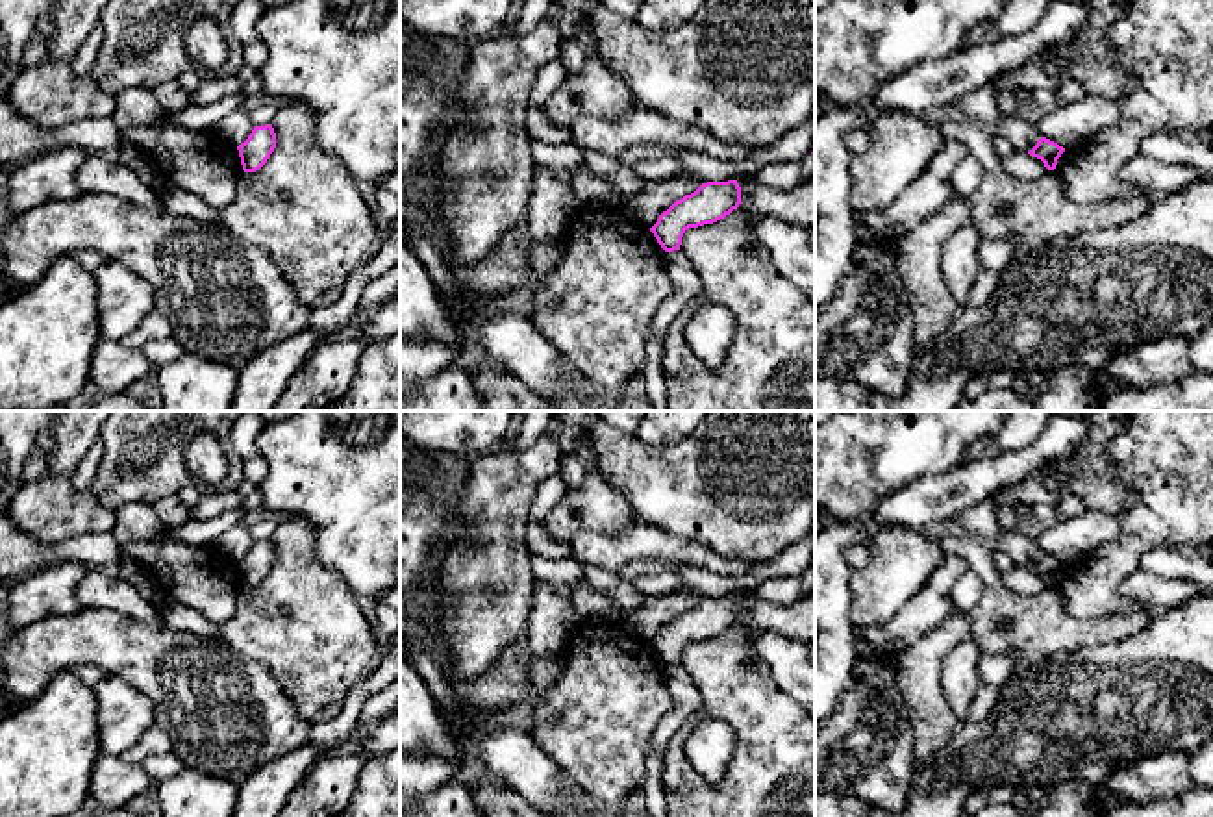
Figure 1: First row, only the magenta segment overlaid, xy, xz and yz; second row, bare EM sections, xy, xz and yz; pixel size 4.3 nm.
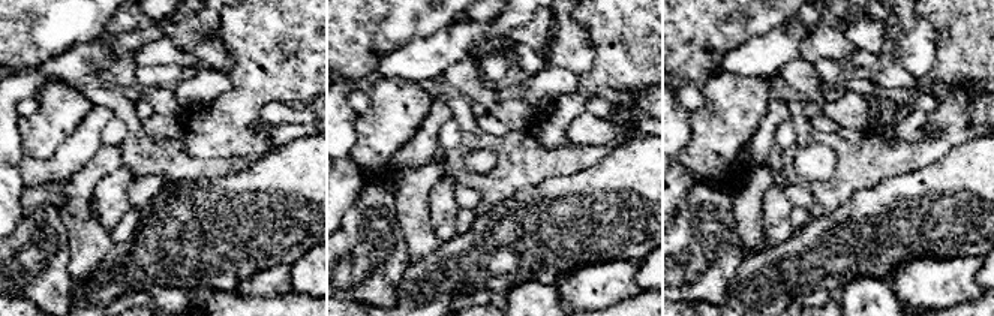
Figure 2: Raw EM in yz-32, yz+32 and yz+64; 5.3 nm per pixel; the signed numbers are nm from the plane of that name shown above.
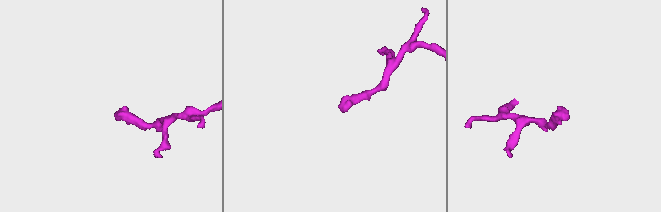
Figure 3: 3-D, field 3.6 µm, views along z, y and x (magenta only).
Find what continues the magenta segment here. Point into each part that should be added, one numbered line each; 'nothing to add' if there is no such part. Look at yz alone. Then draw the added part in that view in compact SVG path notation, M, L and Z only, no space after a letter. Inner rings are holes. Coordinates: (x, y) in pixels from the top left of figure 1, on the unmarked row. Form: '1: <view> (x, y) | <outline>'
nothing to add

